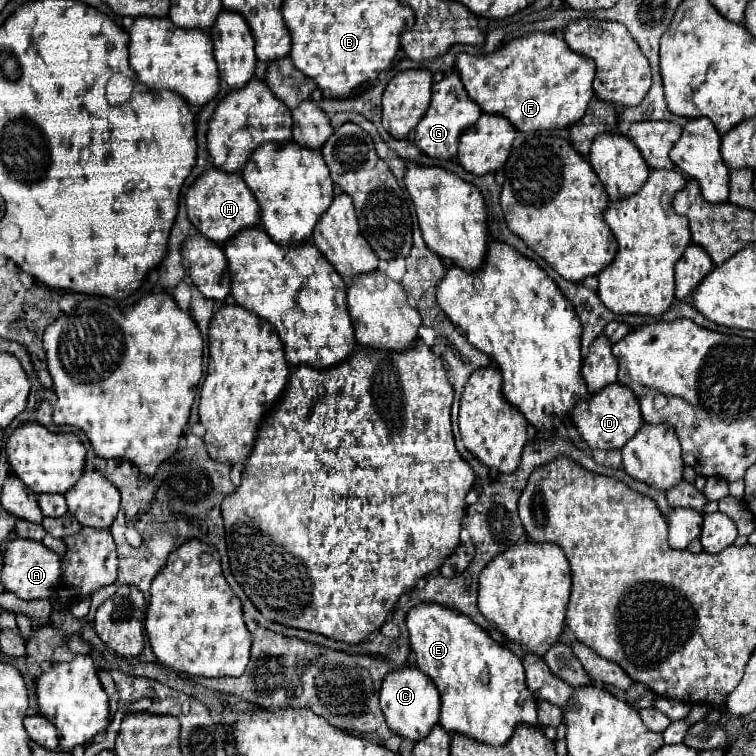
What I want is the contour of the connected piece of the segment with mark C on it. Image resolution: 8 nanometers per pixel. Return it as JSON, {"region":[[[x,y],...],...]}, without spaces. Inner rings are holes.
{"region":[[[404,666],[400,670],[390,672],[386,680],[382,682],[382,692],[380,692],[380,706],[386,716],[386,722],[390,730],[394,730],[398,736],[408,738],[412,742],[424,740],[434,726],[440,722],[440,694],[434,682],[420,672],[414,666]]]}

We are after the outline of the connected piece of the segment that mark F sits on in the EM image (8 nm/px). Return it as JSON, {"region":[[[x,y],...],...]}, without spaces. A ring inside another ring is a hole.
{"region":[[[532,32],[528,36],[508,42],[506,46],[498,48],[494,54],[488,54],[488,56],[458,54],[456,72],[470,100],[476,102],[482,108],[482,112],[508,118],[510,124],[520,132],[536,132],[536,130],[570,128],[572,124],[582,120],[588,108],[588,102],[594,96],[592,80],[596,76],[596,64],[572,52],[562,36],[548,34],[548,32]]]}

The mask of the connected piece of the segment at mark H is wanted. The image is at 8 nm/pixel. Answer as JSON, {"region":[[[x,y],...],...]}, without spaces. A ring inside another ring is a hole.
{"region":[[[220,168],[206,170],[194,182],[194,186],[190,186],[186,194],[186,208],[188,208],[188,218],[192,226],[198,230],[198,234],[202,234],[204,238],[208,238],[218,246],[234,238],[238,232],[260,224],[260,206],[250,188],[246,186],[246,182],[242,180],[242,176],[222,172]]]}

